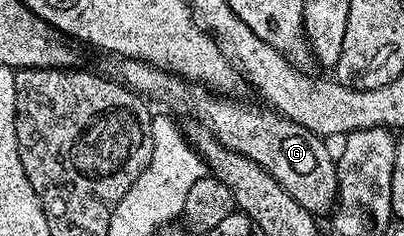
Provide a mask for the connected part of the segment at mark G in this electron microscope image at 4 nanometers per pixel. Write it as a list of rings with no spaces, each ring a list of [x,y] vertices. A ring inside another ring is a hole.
[[[200,93],[193,101],[195,118],[212,130],[223,147],[242,153],[250,161],[262,165],[302,209],[317,217],[327,216],[336,205],[336,159],[328,152],[321,136],[281,115],[279,111],[256,103],[239,103],[236,97],[217,97]],[[260,106],[260,107],[259,107]]]

